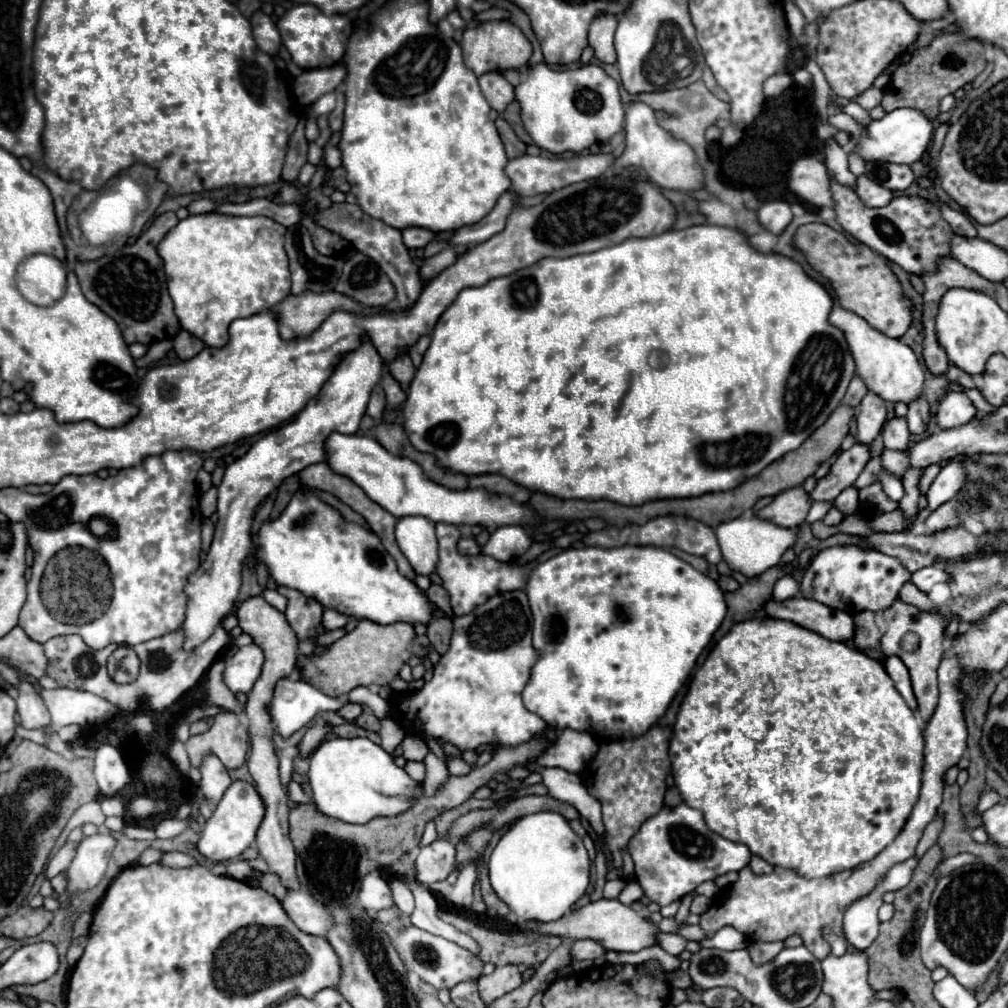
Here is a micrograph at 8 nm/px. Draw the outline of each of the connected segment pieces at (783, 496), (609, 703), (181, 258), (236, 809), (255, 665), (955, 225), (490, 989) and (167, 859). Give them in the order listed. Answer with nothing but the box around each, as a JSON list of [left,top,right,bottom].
[[756,487,812,525],[522,545,726,743],[158,213,290,349],[196,781,264,863],[224,643,264,693],[940,205,976,237],[478,965,522,1003],[160,851,196,869]]

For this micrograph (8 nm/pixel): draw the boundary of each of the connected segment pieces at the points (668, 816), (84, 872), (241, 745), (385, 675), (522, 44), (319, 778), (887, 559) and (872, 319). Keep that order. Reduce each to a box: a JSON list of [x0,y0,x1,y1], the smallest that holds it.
[[628,803,752,905],[66,833,114,895],[186,711,248,769],[302,619,416,697],[460,21,532,77],[308,737,422,823],[800,545,910,613],[794,223,914,337]]

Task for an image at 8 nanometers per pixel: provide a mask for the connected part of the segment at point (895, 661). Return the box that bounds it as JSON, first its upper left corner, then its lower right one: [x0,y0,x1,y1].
[884,657,918,711]

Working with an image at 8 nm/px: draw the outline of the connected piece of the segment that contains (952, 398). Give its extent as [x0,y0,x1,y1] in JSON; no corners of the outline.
[934,391,976,429]

